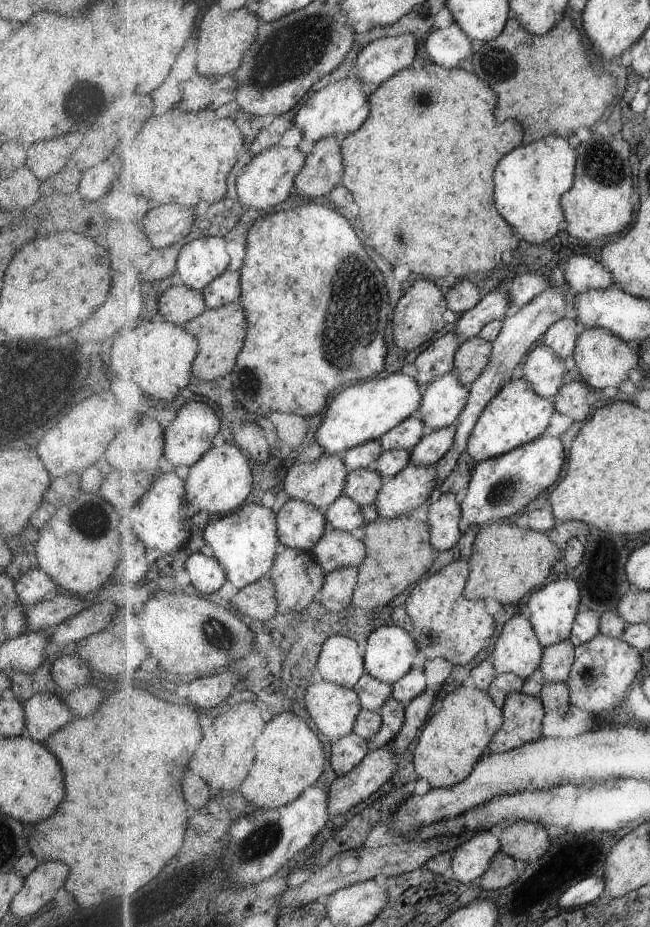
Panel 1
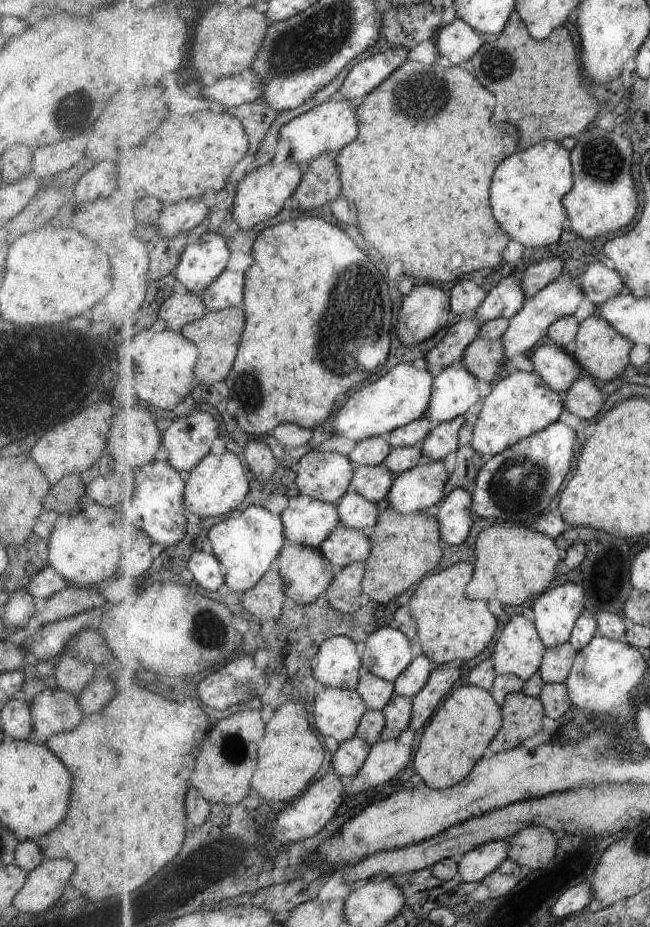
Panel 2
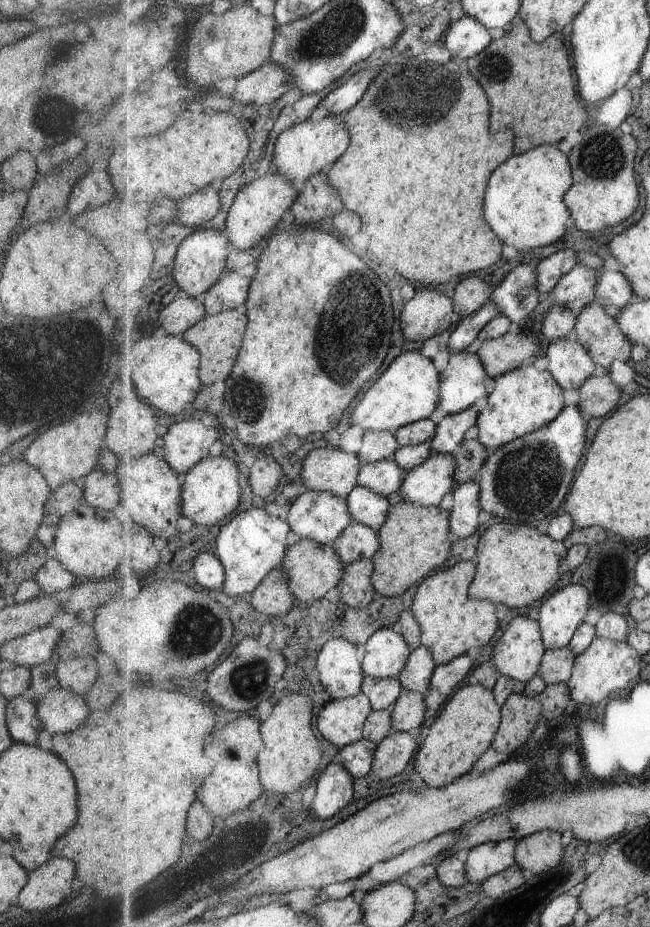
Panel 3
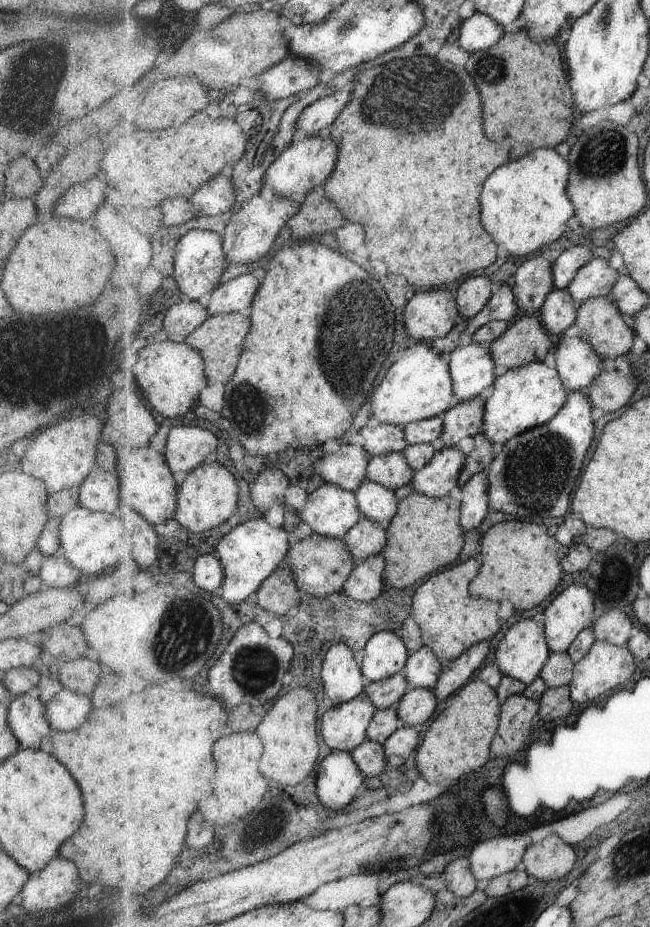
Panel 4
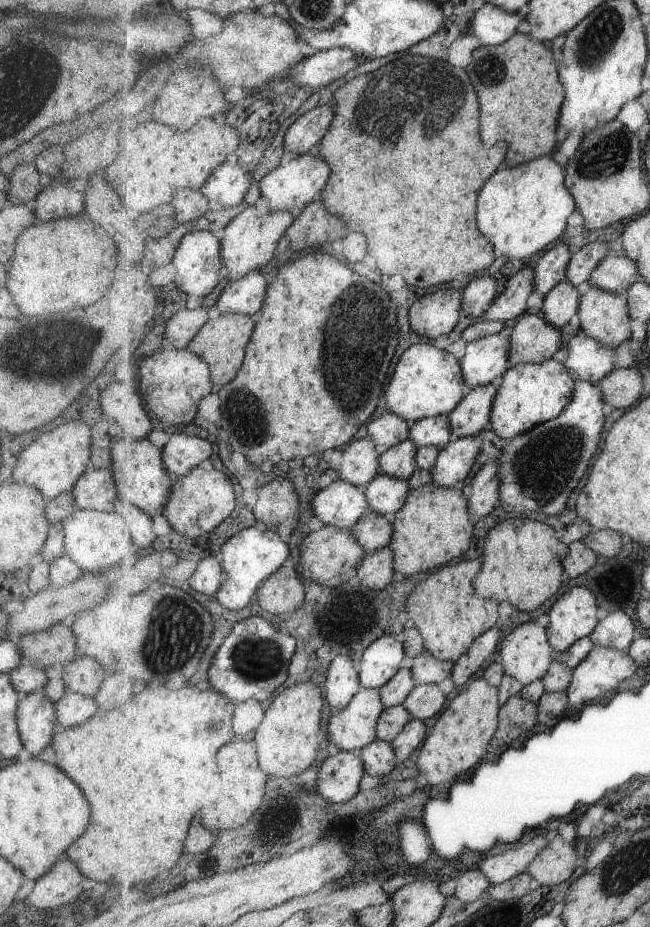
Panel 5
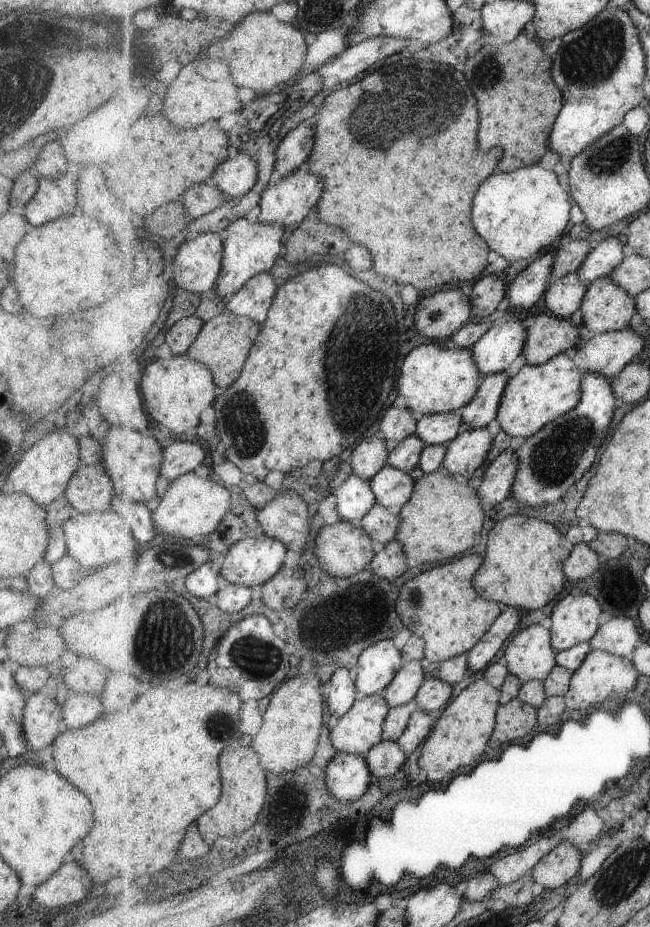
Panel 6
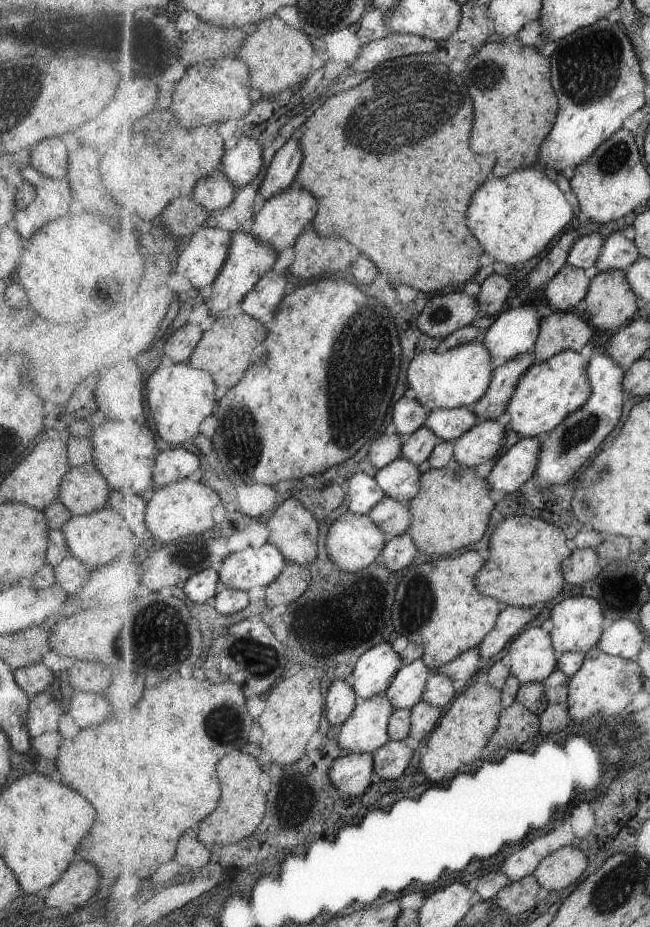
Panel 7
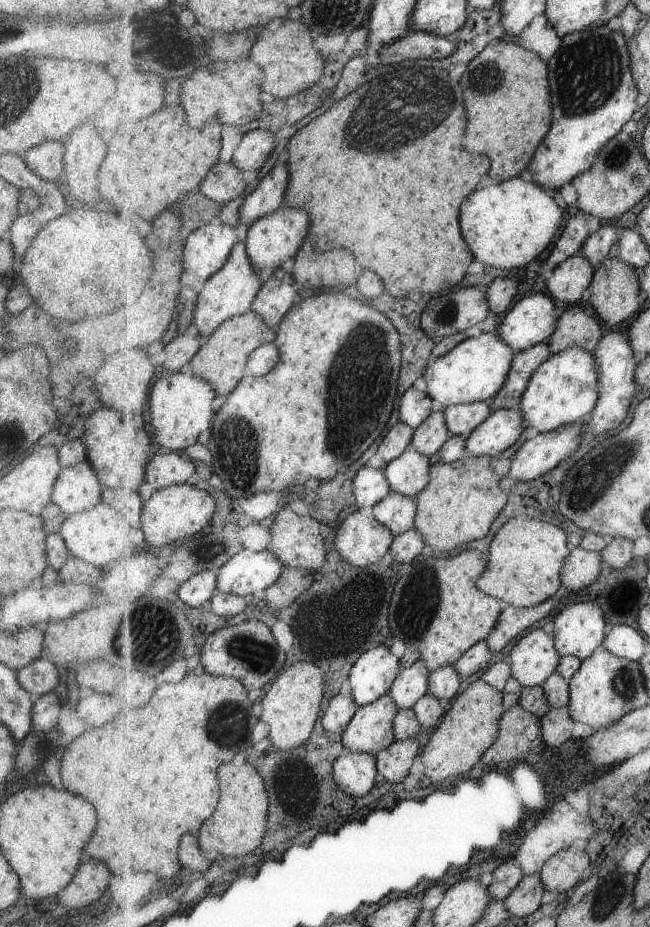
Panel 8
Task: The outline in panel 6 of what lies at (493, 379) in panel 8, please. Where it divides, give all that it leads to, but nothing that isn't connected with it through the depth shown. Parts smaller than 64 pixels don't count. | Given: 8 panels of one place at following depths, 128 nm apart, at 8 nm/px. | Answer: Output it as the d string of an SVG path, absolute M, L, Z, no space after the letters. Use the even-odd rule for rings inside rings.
M429 343L415 348L405 359L399 380L399 395L405 398L406 407L415 413L416 419L421 420L427 415L460 412L478 394L482 379L482 370L471 349L444 348Z

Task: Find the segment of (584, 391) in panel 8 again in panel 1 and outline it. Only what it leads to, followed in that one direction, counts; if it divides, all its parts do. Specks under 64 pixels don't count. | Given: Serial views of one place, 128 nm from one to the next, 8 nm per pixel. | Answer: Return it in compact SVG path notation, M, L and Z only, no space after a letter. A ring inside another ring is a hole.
M523 377L510 380L481 413L468 442L468 453L478 462L503 456L538 439L558 412L554 397L541 396Z

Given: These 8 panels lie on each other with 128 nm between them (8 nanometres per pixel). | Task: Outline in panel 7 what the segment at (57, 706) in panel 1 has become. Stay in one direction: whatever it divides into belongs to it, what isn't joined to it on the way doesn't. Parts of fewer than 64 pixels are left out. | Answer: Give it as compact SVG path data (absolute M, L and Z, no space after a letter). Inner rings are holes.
M73 691L70 699L67 702L64 702L62 706L64 711L69 713L69 716L71 716L75 725L77 725L80 729L101 724L101 722L109 716L109 712L111 712L109 701L104 696L79 691Z

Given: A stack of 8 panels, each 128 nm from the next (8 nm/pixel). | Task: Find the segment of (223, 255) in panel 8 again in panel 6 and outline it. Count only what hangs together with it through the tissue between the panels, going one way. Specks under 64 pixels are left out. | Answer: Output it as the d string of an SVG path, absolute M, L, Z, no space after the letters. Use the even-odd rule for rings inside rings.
M216 232L185 237L174 258L174 282L189 292L203 294L222 275L224 241Z

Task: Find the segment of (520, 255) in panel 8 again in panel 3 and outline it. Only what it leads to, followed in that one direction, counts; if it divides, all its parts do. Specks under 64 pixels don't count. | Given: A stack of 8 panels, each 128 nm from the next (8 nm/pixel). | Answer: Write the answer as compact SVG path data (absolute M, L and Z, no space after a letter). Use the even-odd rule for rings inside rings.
M541 145L522 155L515 154L506 160L499 170L495 170L495 176L491 176L491 184L489 184L491 190L487 188L487 196L485 196L486 221L504 244L513 246L520 255L529 258L534 248L552 245L565 236L567 232L565 226L572 219L572 212L566 205L564 196L573 183L574 172L570 157L563 154L557 145Z

